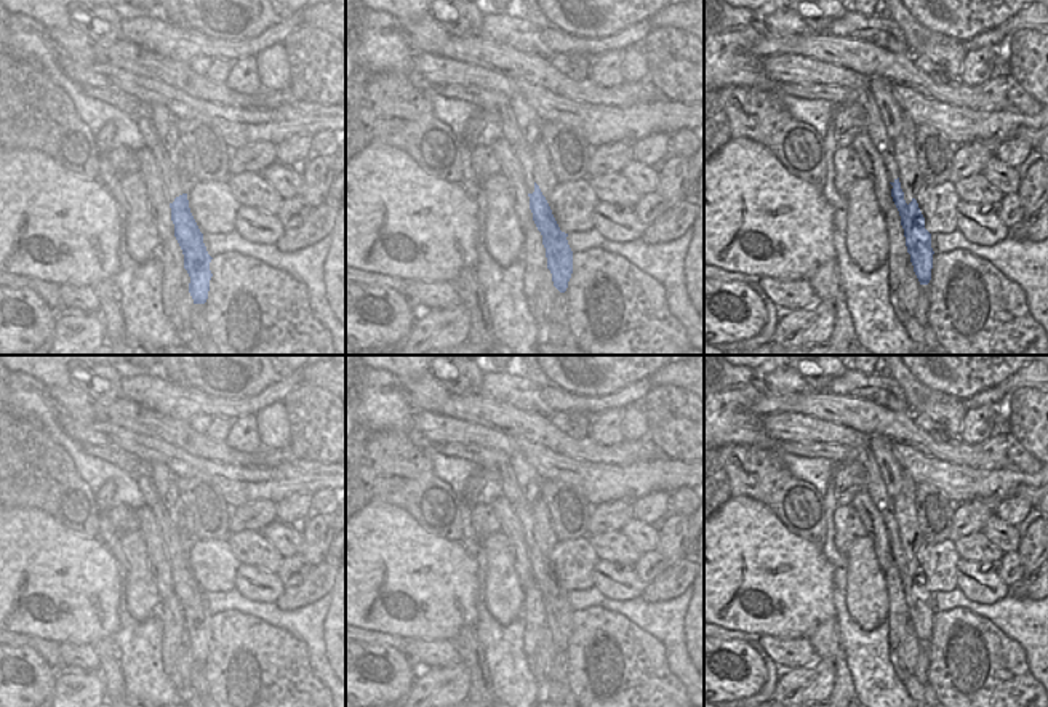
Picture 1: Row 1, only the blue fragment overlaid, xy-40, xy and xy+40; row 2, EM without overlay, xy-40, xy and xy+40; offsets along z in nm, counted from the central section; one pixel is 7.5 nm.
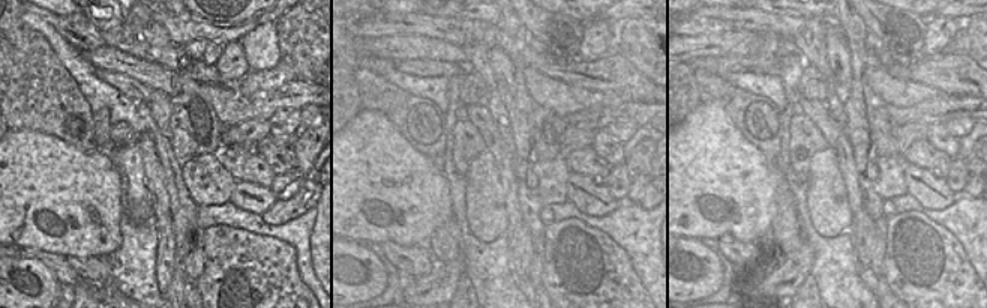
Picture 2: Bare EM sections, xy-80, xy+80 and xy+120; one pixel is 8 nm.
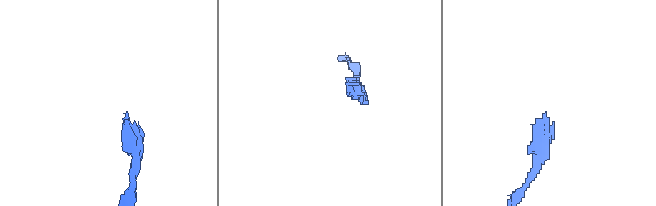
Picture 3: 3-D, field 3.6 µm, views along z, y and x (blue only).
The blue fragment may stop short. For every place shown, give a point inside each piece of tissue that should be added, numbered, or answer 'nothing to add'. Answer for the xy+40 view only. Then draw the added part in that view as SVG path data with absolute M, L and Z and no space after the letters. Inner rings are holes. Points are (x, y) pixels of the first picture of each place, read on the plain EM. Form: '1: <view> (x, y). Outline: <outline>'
1: xy+40 (911, 538). Outline: M904 475L901 480L901 489L894 497L894 518L898 521L899 541L907 563L917 557L918 549L925 544L918 529L917 509L914 505L915 496L917 483Z

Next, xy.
1: xy (543, 531). Outline: M541 496L533 504L533 512L534 512L533 537L539 544L542 553L549 561L550 552L560 539L557 537L552 528L552 518L549 515L549 509Z

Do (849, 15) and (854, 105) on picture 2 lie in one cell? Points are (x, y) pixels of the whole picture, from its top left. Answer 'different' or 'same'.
same

